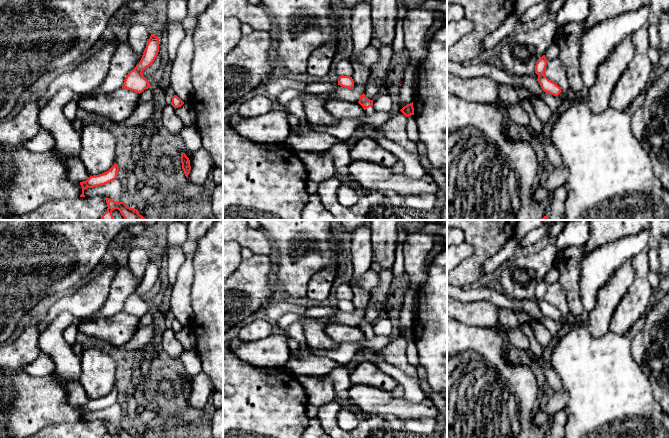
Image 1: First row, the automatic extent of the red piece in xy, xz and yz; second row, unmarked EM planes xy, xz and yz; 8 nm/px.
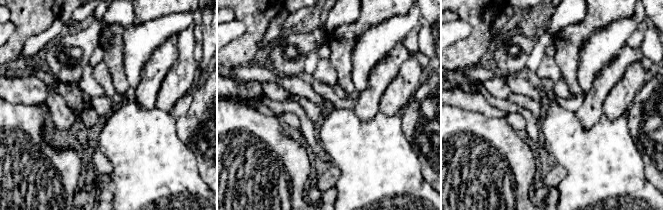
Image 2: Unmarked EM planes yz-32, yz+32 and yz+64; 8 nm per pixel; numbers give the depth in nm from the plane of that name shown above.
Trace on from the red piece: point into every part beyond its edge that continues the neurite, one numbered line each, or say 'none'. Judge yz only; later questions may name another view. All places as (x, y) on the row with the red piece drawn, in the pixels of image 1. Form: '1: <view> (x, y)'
1: yz (562, 95)

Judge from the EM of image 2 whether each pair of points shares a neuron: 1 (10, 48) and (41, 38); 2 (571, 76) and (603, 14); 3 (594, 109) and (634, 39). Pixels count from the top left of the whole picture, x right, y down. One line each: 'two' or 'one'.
1: two
2: one
3: two

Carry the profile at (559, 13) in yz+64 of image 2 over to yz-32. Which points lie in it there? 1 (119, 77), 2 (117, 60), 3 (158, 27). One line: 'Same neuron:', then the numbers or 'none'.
Same neuron: 3

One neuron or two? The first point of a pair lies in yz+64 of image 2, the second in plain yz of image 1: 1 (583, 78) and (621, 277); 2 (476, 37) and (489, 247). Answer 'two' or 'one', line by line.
1: two
2: one

